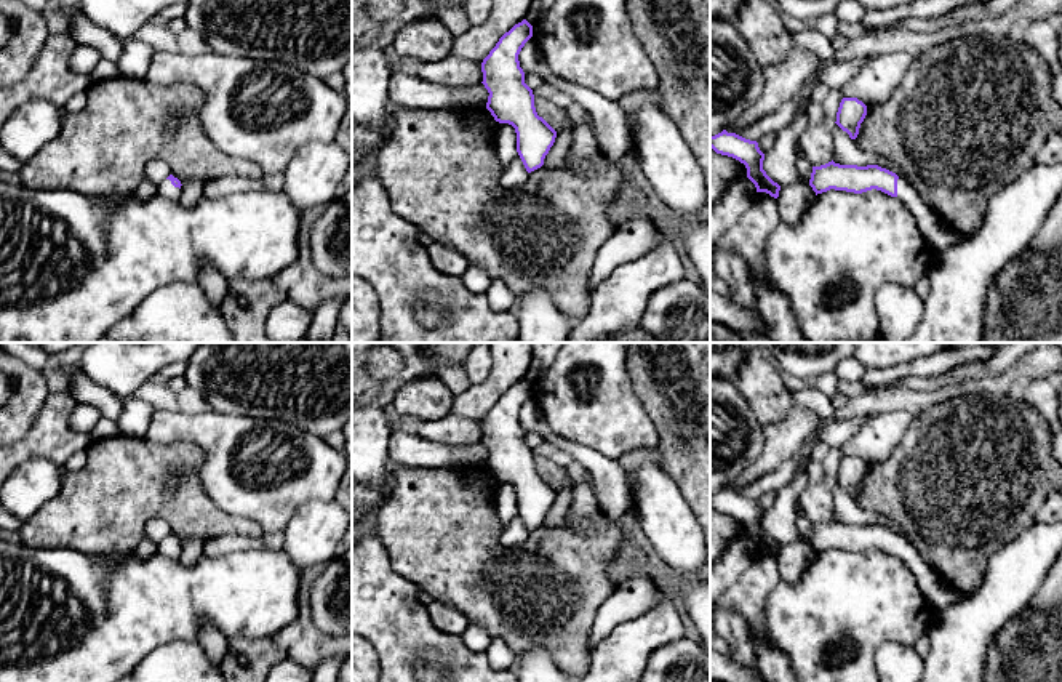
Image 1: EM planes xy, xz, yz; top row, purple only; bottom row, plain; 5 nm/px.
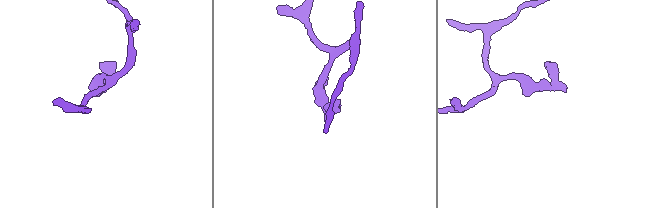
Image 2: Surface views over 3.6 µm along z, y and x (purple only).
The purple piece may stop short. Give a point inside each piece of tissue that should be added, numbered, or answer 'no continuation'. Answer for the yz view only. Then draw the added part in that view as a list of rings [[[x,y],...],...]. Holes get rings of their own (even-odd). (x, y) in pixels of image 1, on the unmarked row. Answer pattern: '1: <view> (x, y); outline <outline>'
1: yz (938, 594); outline [[[904,536],[897,538],[897,557],[915,575],[923,599],[934,613],[971,597],[971,594],[963,594],[944,583],[918,549]]]

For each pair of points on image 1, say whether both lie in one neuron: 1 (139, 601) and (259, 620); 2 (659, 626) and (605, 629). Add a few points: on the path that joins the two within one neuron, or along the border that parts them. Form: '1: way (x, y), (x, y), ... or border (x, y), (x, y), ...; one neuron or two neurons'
1: way (170, 601), (189, 583), (199, 591), (229, 591); one neuron
2: border (645, 612), (621, 621), (592, 652); two neurons

